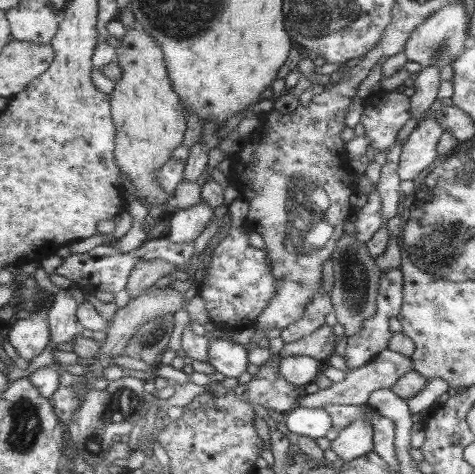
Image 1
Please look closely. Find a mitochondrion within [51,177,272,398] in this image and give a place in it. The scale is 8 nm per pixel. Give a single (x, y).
(147, 339)

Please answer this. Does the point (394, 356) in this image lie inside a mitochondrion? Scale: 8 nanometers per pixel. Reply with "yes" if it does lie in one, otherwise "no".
no

